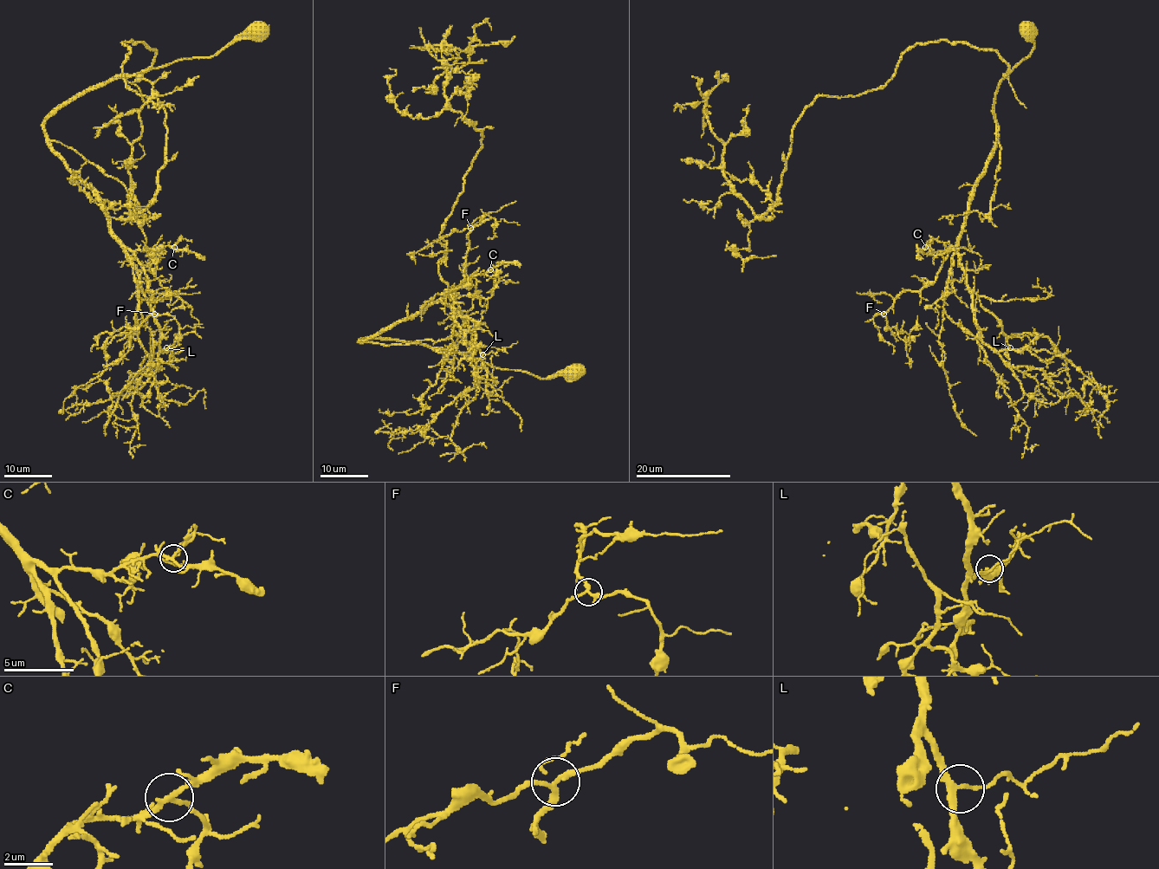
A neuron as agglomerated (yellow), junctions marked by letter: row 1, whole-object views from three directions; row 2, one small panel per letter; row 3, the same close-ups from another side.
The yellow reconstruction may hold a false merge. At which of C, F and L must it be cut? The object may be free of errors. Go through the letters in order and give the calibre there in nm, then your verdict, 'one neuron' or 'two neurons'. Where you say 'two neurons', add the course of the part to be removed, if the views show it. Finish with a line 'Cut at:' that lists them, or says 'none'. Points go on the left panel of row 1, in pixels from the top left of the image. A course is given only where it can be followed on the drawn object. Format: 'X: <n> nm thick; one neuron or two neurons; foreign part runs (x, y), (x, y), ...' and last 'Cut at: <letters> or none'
C: 190 nm thick; one neuron
F: 200 nm thick; one neuron
L: 200 nm thick; one neuron
Cut at: none

